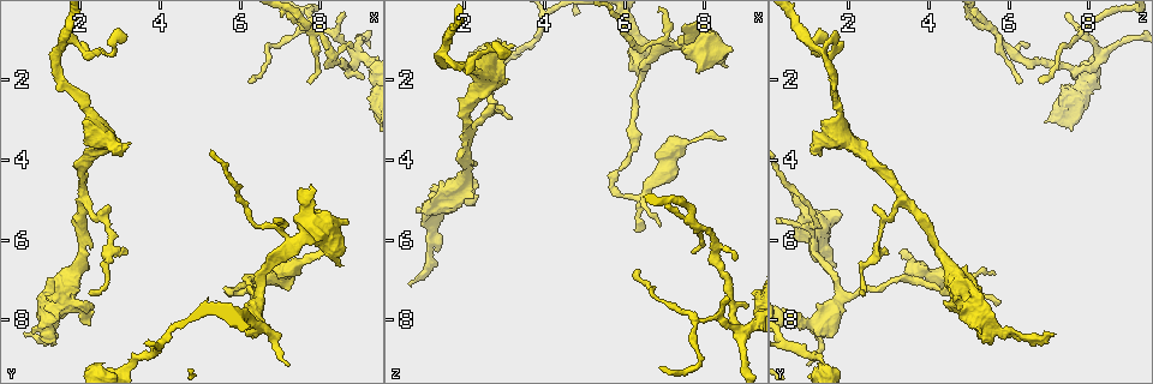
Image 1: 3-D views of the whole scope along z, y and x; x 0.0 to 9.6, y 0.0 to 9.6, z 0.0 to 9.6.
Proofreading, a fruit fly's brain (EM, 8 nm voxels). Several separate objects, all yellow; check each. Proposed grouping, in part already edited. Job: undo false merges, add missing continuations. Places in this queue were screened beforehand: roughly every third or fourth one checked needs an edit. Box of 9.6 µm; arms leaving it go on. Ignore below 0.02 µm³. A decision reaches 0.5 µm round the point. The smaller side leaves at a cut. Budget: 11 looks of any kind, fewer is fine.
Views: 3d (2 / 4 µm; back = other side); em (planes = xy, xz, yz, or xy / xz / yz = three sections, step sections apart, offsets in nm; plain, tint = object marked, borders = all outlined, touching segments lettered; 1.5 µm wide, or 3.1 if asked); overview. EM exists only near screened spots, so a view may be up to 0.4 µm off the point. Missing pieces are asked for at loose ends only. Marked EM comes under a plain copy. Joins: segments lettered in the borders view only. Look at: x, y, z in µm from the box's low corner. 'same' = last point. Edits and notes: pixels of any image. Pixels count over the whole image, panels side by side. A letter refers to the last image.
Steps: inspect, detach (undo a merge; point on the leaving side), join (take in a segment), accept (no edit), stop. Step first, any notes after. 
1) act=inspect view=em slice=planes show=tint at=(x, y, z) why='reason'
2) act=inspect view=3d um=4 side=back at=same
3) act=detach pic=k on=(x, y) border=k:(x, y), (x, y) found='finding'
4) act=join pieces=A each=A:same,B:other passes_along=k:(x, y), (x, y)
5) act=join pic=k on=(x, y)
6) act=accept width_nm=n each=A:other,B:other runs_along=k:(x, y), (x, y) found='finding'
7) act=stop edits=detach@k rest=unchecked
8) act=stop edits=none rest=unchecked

act=inspect view=em slice=planes show=borders at=(7.70, 2.05, 6.25) why='an open end'

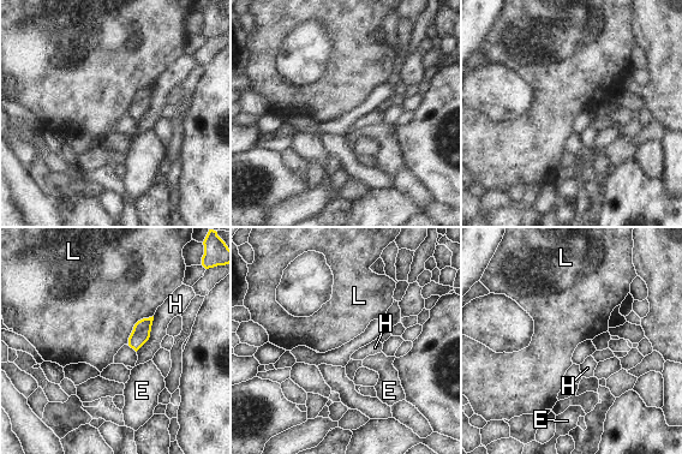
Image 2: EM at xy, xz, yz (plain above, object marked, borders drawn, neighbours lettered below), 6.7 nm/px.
act=accept each=E:other,H:other,L:other border=2:(153, 315), (135, 324), (127, 344) found='none of them fits'

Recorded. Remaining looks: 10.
act=inspect view=em slice=planes show=borders at=(6.95, 6.90, 5.65) why='free end'

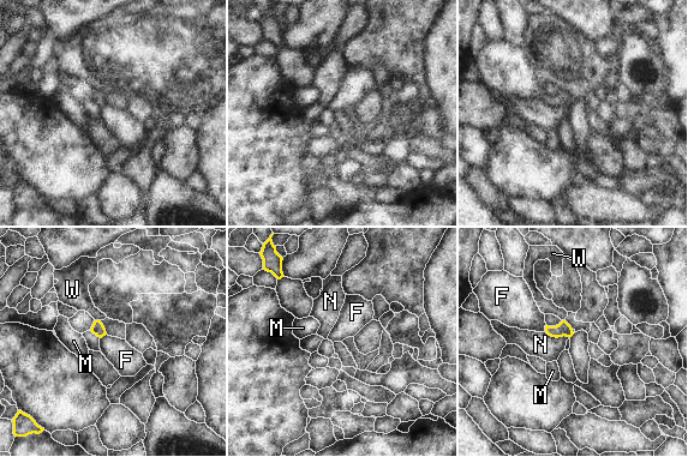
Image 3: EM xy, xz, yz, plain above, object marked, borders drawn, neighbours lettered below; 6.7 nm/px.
act=accept width_nm=90 each=F:other,M:other,N:other,W:other border=3:(545, 324), (544, 331) found='none of them fits'

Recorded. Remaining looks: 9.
act=inspect view=3d um=4 at=(7.75, 4.65, 0.60) why='free end'

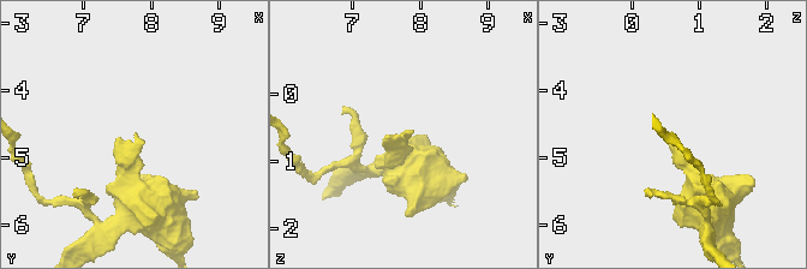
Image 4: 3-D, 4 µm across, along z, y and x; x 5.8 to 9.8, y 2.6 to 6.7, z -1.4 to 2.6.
act=inspect view=em slice=planes show=borders at=(7.75, 4.60, 0.65)

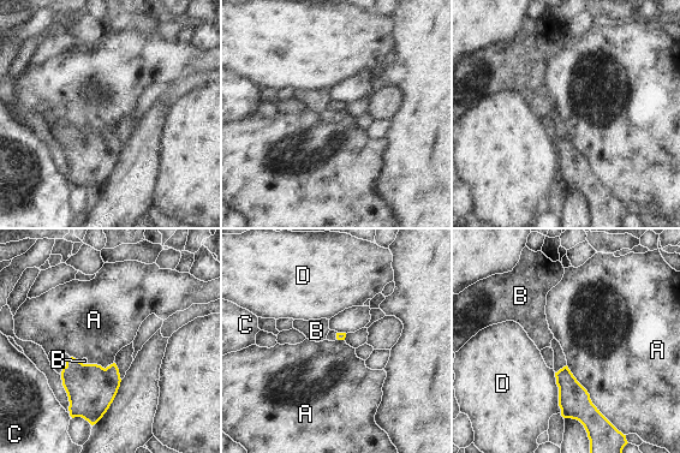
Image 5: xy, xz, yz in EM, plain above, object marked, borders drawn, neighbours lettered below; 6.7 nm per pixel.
act=accept each=A:other,B:other,C:other,D:other border=5:(566, 365), (606, 418) found='no lettered segment goes on from it'

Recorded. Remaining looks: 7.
act=inspect view=em slice=xy step=8 show=borders at=(3.25, 3.55, 1.20) why='free end'

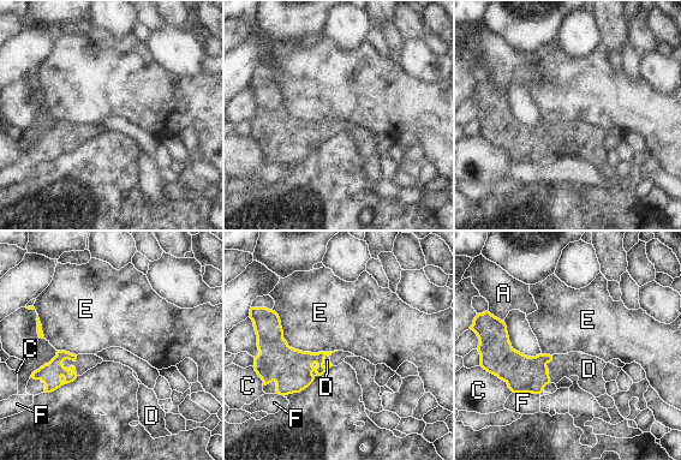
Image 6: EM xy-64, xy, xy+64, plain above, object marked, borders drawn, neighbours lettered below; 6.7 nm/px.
act=inspect view=em slice=planes show=borders at=same

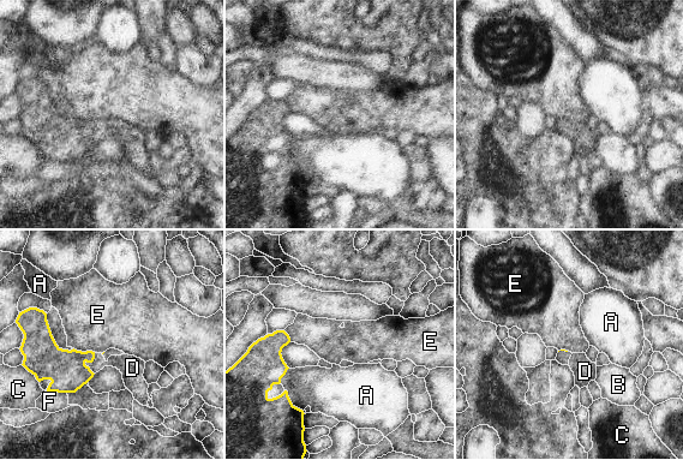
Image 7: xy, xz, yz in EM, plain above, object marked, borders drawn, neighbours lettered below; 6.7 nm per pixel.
act=join pieces=D each=A:other,B:other,C:other,D:same,E:other,F:other passes_along=7:(66, 369), (88, 362), (125, 363) found='the neuron continues'

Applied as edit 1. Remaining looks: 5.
act=stop edits=join@7 rest=unchecked

